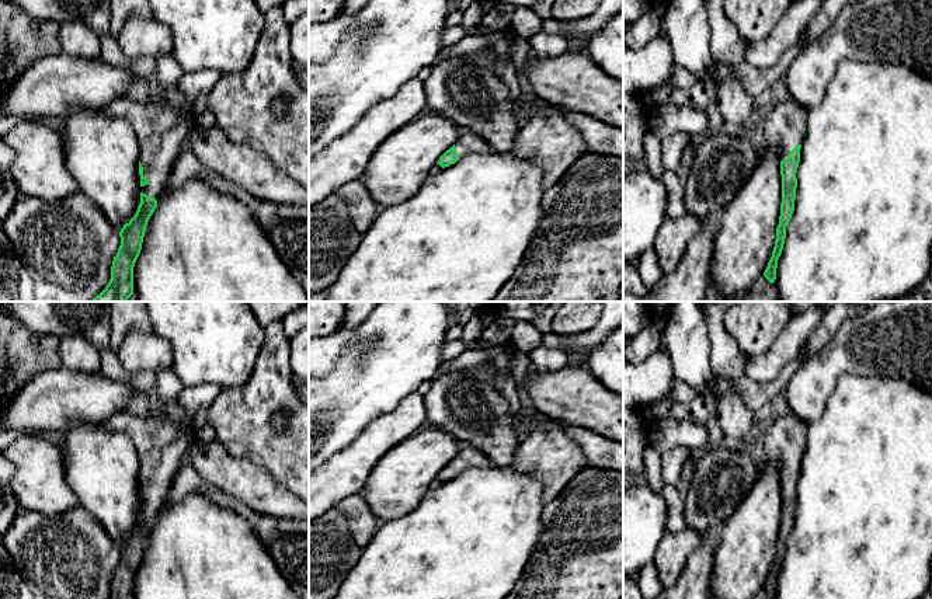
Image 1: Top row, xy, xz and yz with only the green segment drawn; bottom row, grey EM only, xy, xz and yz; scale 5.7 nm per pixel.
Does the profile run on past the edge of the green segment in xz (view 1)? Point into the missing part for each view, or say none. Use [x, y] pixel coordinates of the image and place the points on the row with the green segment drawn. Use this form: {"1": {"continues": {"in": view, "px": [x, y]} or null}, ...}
{"1": {"continues": {"in": "xz", "px": [468, 143]}}}

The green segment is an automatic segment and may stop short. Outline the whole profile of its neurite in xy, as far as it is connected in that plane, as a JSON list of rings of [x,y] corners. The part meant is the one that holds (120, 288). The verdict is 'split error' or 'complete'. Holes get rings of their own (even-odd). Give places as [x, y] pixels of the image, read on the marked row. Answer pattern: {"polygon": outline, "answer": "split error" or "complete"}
{"polygon": [[[129,97],[116,98],[100,111],[124,119],[135,130],[142,192],[135,216],[119,231],[121,245],[112,261],[111,279],[91,302],[128,302],[133,295],[133,267],[147,222],[164,192],[182,142],[197,128],[198,111],[187,105],[178,109],[160,98],[140,104]]], "answer": "split error"}

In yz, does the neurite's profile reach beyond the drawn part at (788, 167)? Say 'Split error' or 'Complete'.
Split error

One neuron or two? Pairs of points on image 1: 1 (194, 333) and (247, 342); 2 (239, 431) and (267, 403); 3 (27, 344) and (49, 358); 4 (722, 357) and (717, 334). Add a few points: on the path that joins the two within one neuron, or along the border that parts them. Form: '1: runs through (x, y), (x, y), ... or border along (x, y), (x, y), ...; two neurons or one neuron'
1: runs through (207, 333), (211, 333), (218, 340), (235, 342); one neuron
2: runs through (246, 424), (260, 410); one neuron
3: runs through (32, 350), (44, 355); one neuron
4: runs through (722, 351), (720, 340); one neuron

